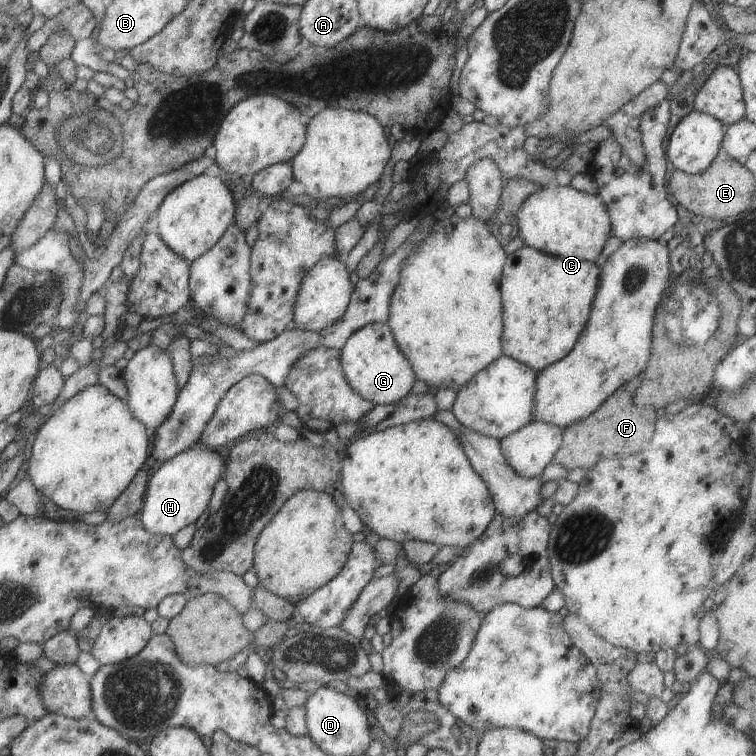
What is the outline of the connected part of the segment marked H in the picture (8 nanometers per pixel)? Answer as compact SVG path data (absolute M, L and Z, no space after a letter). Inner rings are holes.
M201 443L194 444L167 462L163 462L147 481L142 508L137 515L143 528L152 534L172 537L181 528L193 524L208 508L208 502L214 497L215 484L222 478L224 470L225 457L219 455L215 449L207 448L205 444Z

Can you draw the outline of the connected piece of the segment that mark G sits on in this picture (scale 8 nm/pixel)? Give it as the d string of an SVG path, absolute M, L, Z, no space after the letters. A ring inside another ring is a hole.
M385 322L366 324L350 334L340 348L340 363L350 389L375 405L396 403L410 392L416 381L409 361L398 349L393 333Z

